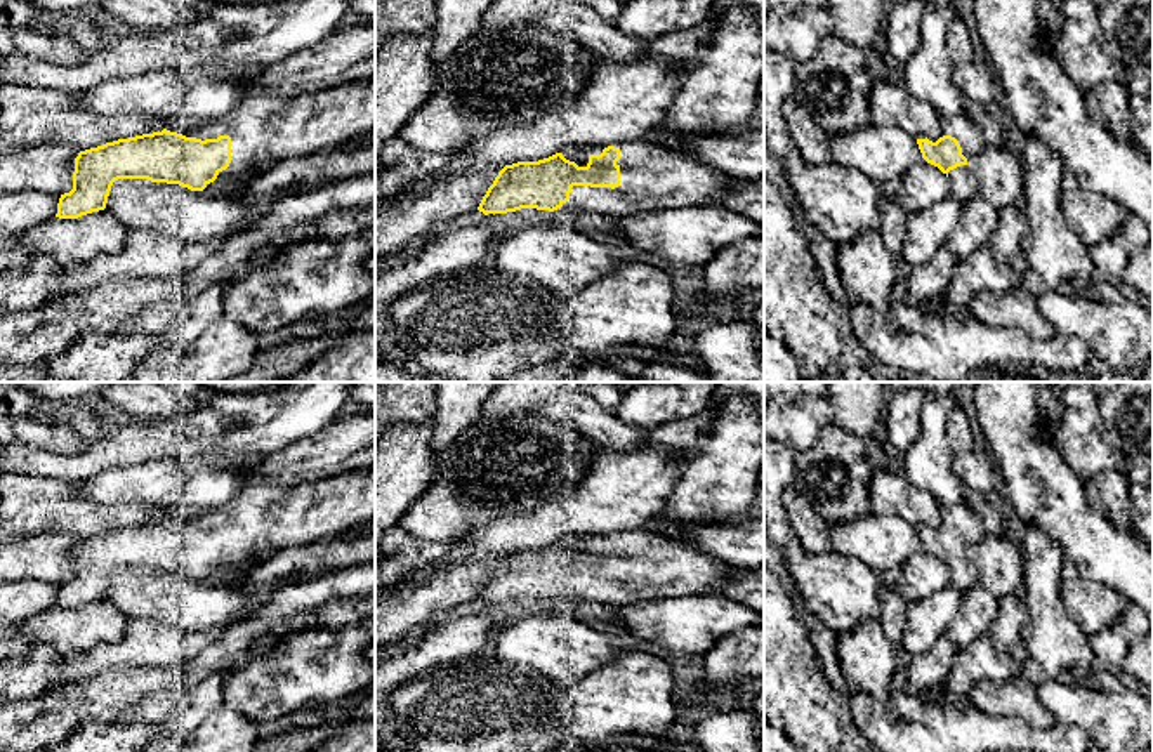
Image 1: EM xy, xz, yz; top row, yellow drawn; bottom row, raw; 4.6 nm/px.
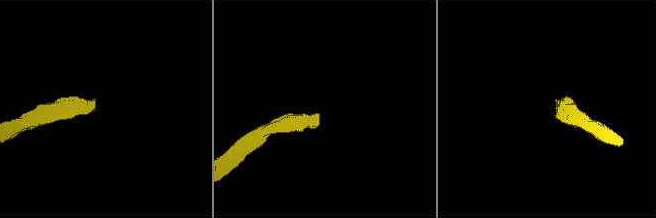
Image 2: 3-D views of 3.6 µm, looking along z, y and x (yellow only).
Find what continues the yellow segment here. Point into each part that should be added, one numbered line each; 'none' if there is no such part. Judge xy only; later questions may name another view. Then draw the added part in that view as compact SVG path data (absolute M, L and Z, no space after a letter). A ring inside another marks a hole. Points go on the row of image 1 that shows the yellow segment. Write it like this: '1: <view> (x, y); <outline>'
1: xy (268, 127); M375 75L368 78L347 76L330 85L320 85L304 92L252 92L238 108L219 118L179 116L165 122L163 129L196 139L231 137L231 163L219 172L217 181L240 177L254 167L278 163L288 158L307 156L311 153L339 148L340 144L375 129ZM210 182L210 184L214 184ZM207 184L207 188L210 186Z

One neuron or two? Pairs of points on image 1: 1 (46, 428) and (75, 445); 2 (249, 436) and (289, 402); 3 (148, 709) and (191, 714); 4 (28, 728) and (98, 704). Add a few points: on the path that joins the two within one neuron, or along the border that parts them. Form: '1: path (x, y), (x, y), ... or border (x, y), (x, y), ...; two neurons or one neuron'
1: path (52, 435), (68, 441); one neuron
2: path (259, 426), (278, 412); one neuron
3: path (158, 709), (181, 709); one neuron
4: path (46, 721), (80, 705); one neuron

